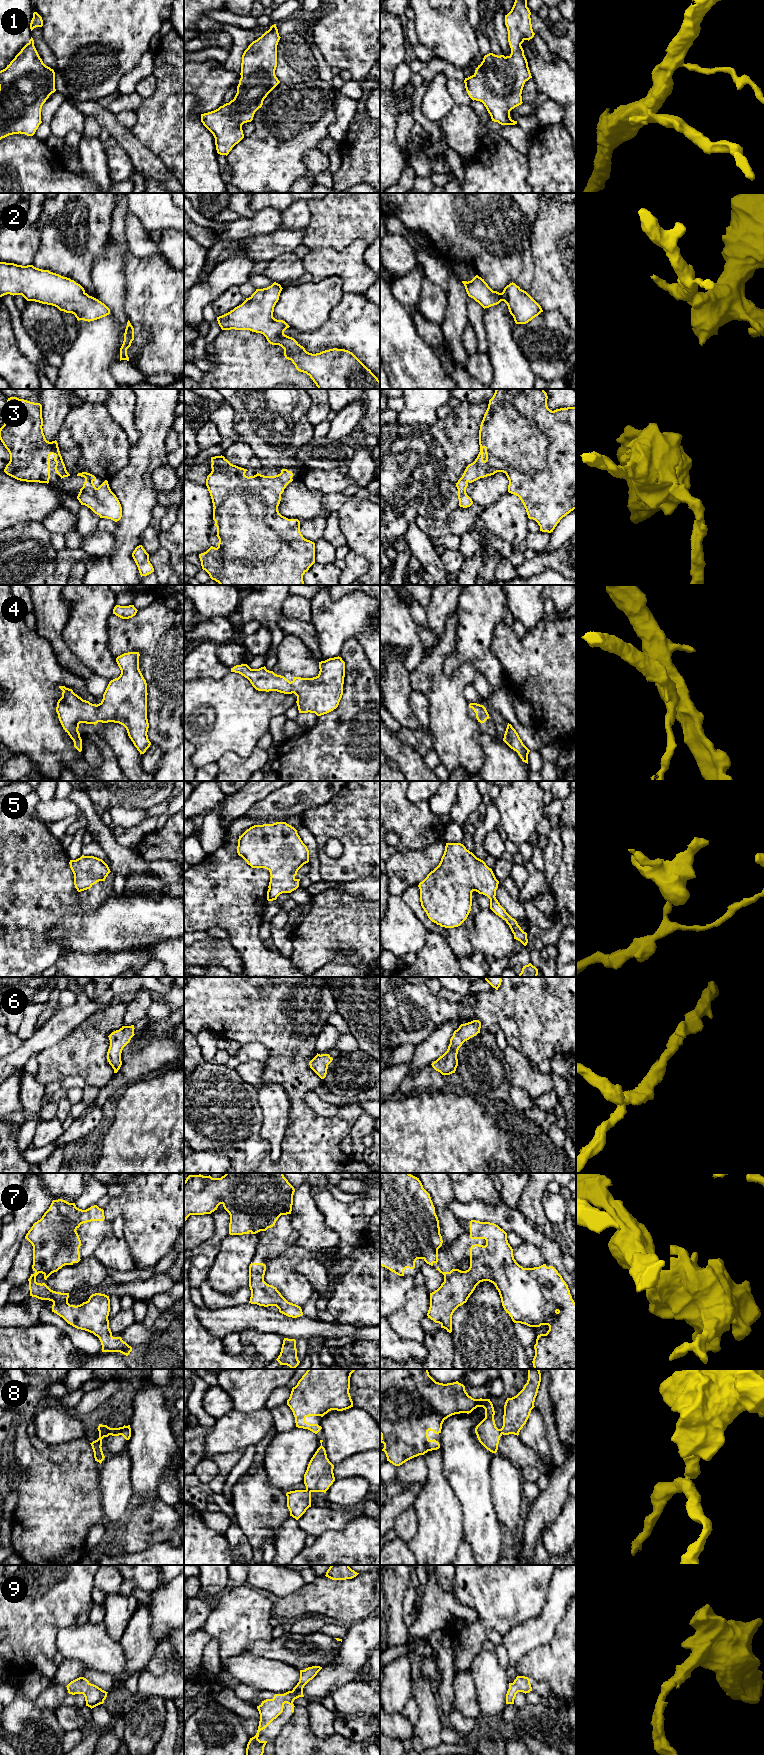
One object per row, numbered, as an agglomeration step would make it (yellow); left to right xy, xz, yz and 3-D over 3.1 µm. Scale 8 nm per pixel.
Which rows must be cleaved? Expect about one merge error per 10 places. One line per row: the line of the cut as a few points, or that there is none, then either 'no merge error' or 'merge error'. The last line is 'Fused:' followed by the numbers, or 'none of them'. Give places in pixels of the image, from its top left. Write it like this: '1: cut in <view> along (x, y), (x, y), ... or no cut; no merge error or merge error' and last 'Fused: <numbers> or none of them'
1: no cut; no merge error
2: no cut; no merge error
3: no cut; no merge error
4: no cut; no merge error
5: no cut; no merge error
6: no cut; no merge error
7: no cut; no merge error
8: cut in xy along (114, 1428), (110, 1434); merge error
9: no cut; no merge error
Fused: 8

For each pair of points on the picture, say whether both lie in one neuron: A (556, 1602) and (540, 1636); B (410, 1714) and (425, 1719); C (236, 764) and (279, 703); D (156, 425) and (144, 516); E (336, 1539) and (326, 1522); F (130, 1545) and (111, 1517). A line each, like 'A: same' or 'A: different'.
A: same
B: different
C: different
D: same
E: different
F: different

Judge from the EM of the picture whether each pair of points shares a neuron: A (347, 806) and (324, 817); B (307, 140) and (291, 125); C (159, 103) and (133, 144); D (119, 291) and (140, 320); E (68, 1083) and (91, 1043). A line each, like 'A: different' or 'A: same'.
A: same
B: same
C: different
D: different
E: different

